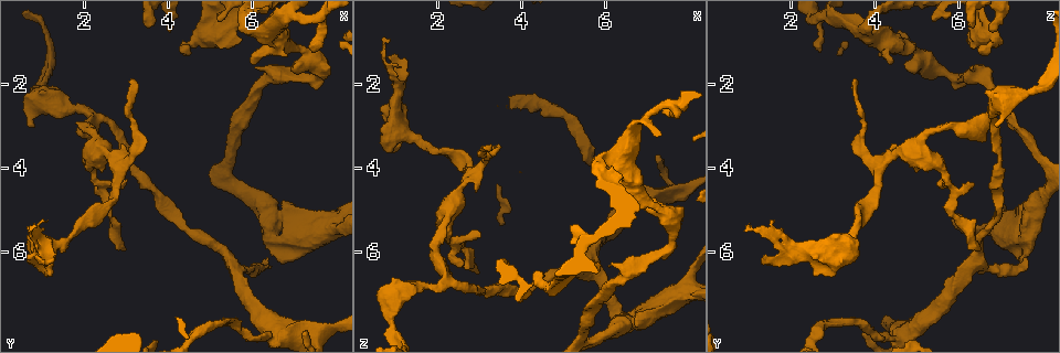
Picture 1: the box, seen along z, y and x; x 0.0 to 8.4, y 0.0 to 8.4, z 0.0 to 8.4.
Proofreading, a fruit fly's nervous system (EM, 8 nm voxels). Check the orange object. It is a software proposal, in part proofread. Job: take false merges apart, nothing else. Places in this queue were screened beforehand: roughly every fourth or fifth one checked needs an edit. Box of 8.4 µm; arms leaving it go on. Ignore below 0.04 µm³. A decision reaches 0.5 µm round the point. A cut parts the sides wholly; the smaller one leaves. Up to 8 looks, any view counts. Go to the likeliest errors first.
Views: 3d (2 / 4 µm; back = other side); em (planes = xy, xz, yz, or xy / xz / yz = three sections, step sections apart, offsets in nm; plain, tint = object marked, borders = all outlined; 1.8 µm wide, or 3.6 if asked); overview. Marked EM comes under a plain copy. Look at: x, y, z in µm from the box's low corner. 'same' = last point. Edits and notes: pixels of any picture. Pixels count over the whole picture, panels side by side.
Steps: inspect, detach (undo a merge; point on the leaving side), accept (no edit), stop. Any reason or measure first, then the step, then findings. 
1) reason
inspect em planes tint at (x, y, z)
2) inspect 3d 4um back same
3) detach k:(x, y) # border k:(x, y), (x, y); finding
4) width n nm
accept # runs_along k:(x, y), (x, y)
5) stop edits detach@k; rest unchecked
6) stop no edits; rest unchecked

thick turns thin
inspect em 3.6um planes tint at (7.15, 5.45, 7.40)

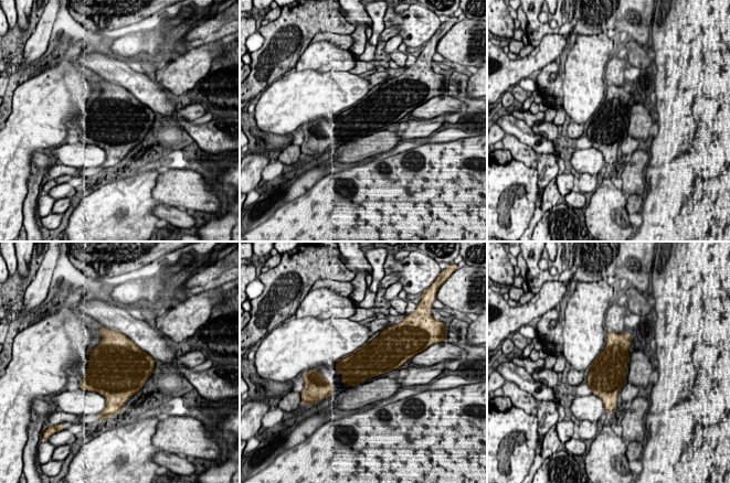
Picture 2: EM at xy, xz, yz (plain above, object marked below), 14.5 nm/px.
width 480 nm
accept # all the same cell

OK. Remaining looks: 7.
inspect 3d 4um back at (5.50, 6.30, 6.35)

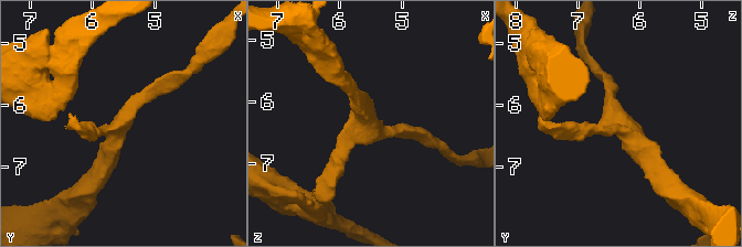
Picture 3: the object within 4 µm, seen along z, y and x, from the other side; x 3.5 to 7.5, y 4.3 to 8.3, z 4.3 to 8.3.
inspect em 3.6um planes tint at (5.50, 6.30, 6.40)

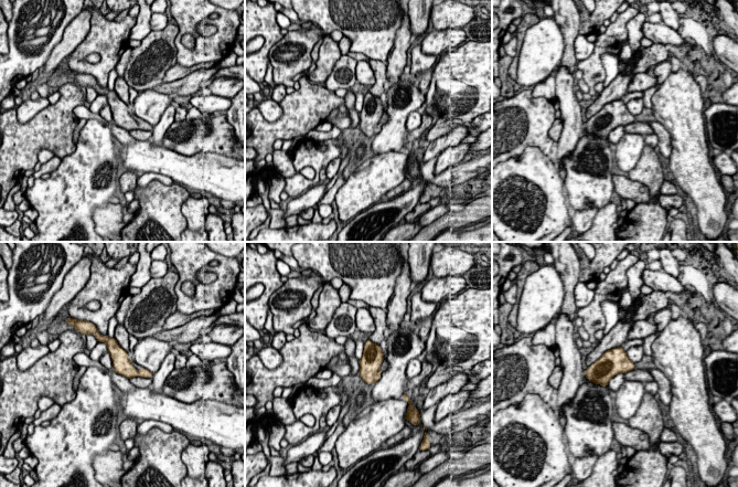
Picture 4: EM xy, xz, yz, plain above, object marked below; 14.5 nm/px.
accept # runs_along 4:(105, 339), (134, 372), (148, 374); all the same cell

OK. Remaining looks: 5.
abrupt turn
inspect em planes borders at (0.90, 2.30, 7.10)

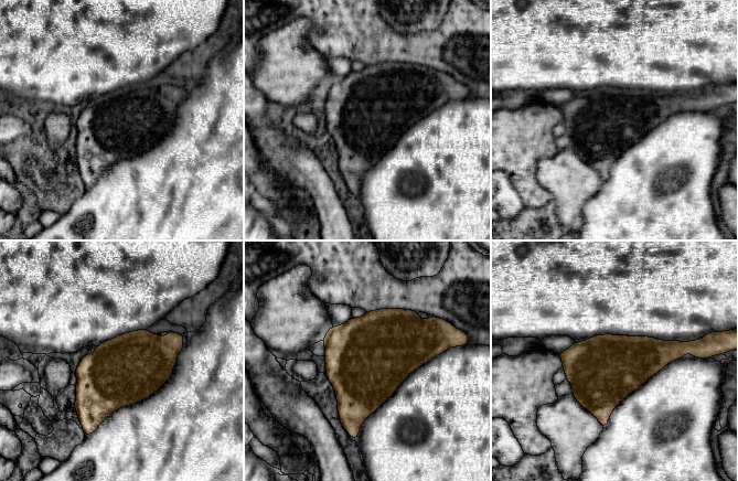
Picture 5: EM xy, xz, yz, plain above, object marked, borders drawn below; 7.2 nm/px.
accept # continuous, no second cell

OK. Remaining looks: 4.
stop no edits; rest unchecked

